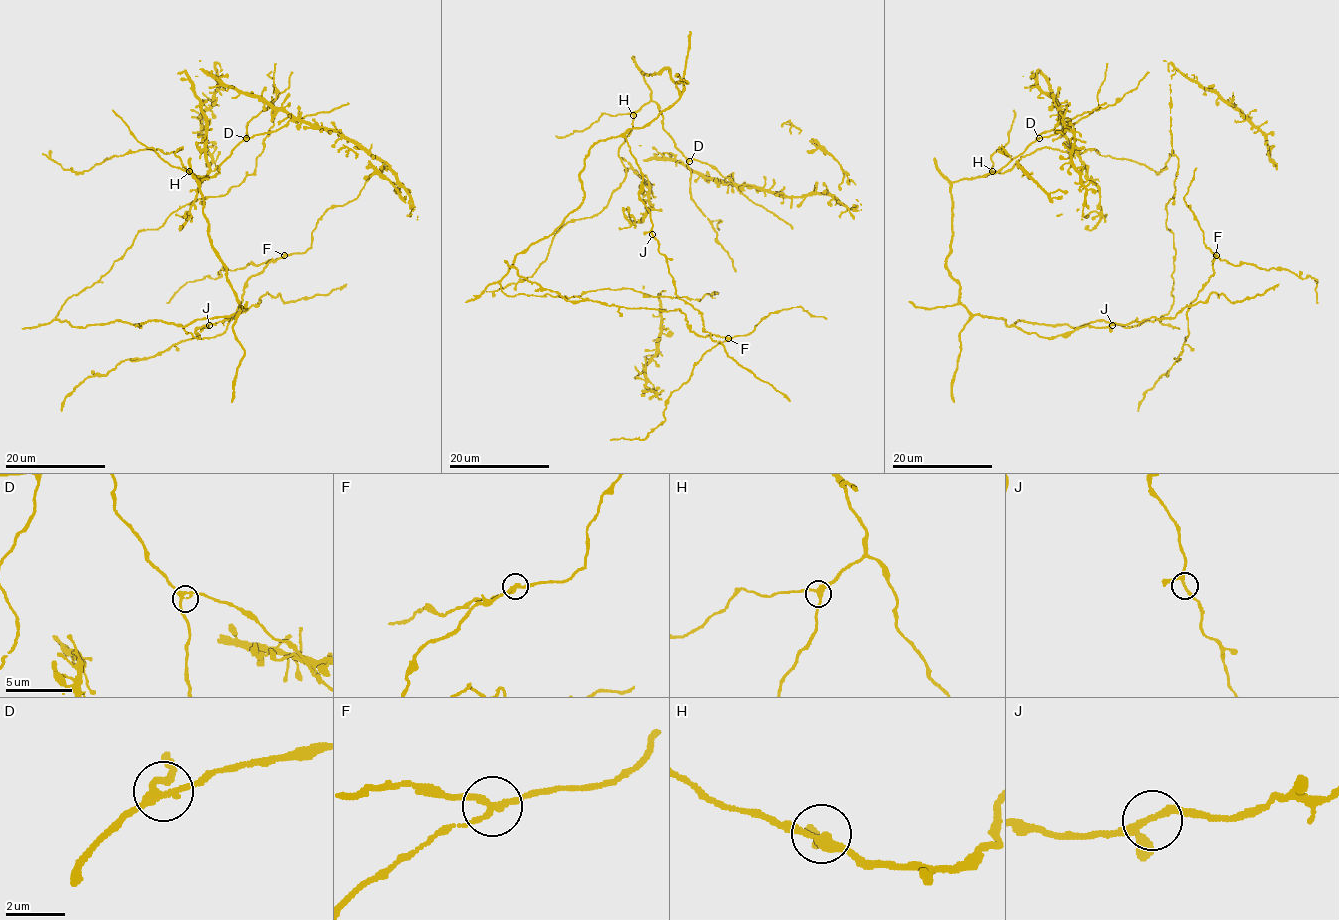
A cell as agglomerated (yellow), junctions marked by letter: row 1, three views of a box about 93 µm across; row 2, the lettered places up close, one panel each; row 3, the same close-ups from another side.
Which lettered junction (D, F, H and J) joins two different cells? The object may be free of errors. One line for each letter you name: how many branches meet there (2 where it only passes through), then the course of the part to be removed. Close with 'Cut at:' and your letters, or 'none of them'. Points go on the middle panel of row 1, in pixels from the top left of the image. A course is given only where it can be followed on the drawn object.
F: Branches: 3. Course of the part to remove: (728, 338), (692, 332), (679, 309), (565, 300), (523, 278), (504, 260)
Cut at: F

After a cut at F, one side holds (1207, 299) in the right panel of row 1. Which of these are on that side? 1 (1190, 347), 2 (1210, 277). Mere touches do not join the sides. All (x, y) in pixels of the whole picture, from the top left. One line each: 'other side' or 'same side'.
1: other side
2: other side

